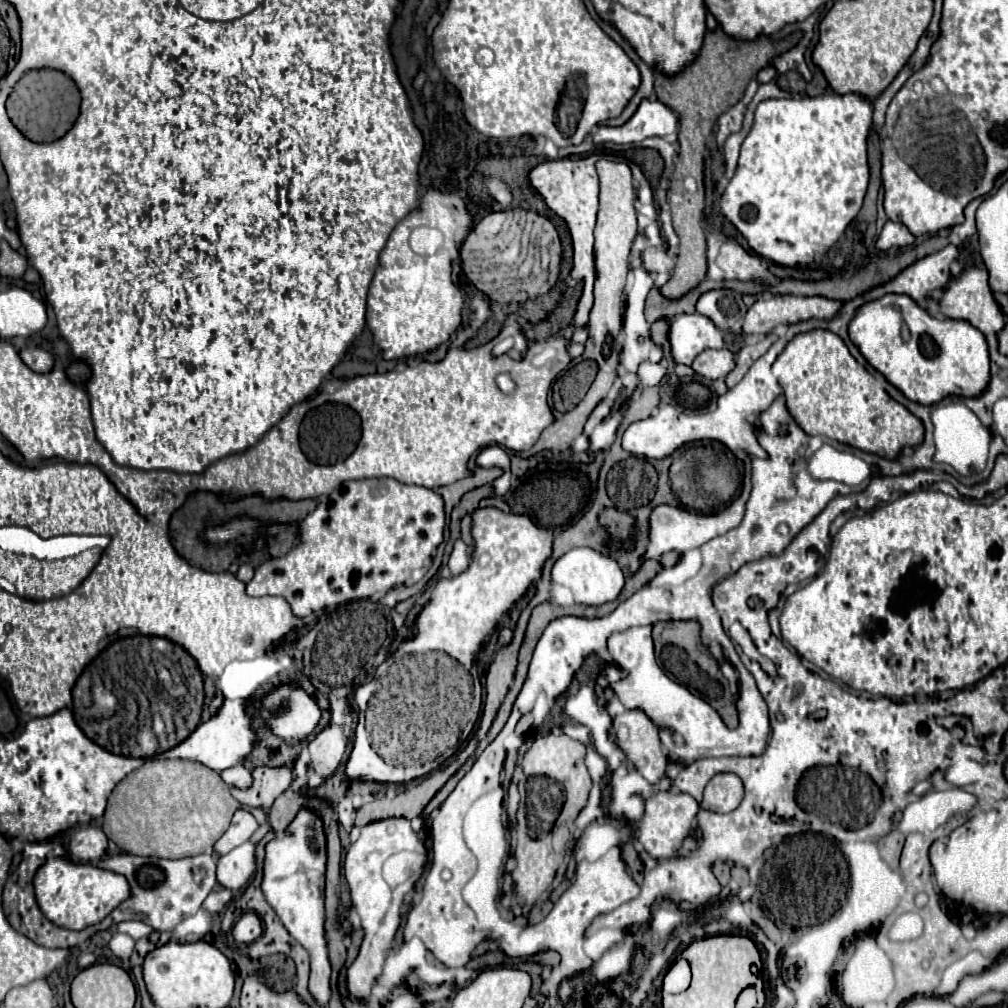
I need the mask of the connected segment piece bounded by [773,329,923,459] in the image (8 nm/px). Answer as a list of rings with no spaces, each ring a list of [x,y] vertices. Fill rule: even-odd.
[[[813,329],[795,335],[787,343],[785,351],[775,359],[773,375],[783,387],[789,413],[809,435],[825,435],[829,439],[837,439],[841,443],[857,447],[861,451],[877,453],[889,459],[897,457],[897,453],[903,447],[921,443],[923,439],[923,423],[915,415],[905,411],[905,407],[887,393],[887,379],[881,373],[869,373],[863,365],[859,365],[845,347],[843,339],[827,329]]]

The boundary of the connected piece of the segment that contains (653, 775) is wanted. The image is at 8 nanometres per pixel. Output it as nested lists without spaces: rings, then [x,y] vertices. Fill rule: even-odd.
[[[641,709],[625,711],[613,719],[613,743],[651,785],[657,785],[663,779],[665,757],[659,753],[659,737],[649,735],[651,725],[655,723]]]

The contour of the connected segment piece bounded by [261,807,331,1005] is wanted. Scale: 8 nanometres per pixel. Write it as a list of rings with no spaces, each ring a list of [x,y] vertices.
[[[301,807],[289,827],[283,833],[277,833],[265,845],[261,883],[265,899],[279,915],[285,929],[291,933],[291,937],[297,937],[297,941],[309,951],[309,991],[321,1005],[327,1005],[331,995],[331,963],[325,939],[325,863],[327,847],[321,817],[313,809]]]

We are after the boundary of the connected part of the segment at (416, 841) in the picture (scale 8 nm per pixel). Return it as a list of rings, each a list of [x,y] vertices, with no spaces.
[[[391,817],[363,825],[361,835],[347,849],[345,879],[351,889],[353,907],[361,919],[363,945],[355,963],[347,969],[347,987],[351,999],[367,1001],[373,981],[379,977],[381,967],[391,951],[391,943],[401,923],[401,907],[405,895],[423,875],[429,861],[425,841],[411,829],[411,821],[405,817]]]

